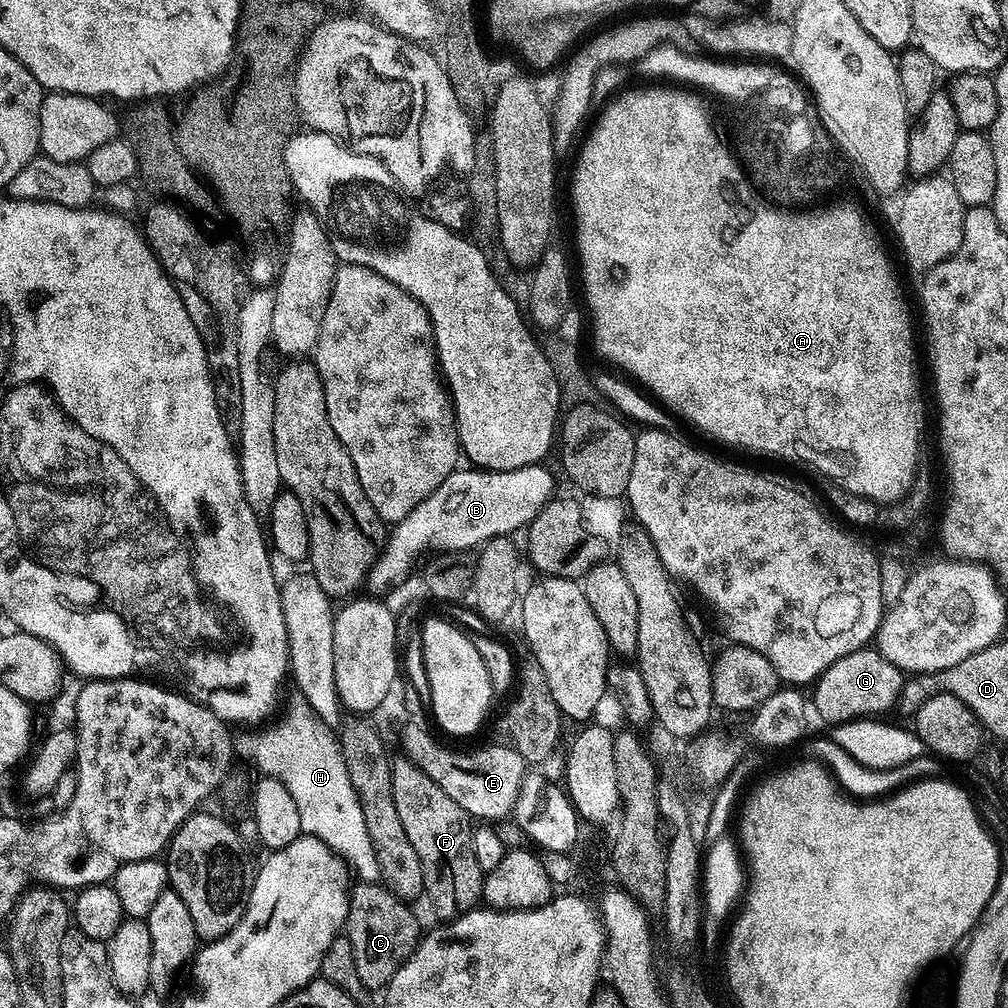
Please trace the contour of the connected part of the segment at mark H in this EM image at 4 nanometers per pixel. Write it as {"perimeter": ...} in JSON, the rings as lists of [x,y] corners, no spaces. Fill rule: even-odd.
{"perimeter":[[[304,708],[300,712],[290,713],[274,728],[267,728],[260,730],[265,732],[260,732],[257,736],[237,735],[234,740],[235,747],[245,748],[252,755],[253,762],[261,768],[259,771],[263,775],[278,778],[286,786],[286,790],[290,790],[290,796],[298,805],[298,822],[303,835],[326,842],[326,846],[330,846],[330,850],[335,852],[355,875],[356,872],[360,875],[357,877],[361,881],[379,881],[381,873],[378,854],[372,845],[370,832],[366,828],[366,818],[363,816],[359,796],[351,784],[337,733],[326,726],[325,722],[320,721],[314,713]]]}

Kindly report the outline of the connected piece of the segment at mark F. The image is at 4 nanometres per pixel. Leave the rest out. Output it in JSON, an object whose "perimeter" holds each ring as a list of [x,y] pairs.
{"perimeter":[[[406,756],[399,757],[391,761],[391,798],[393,798],[396,812],[398,812],[404,831],[406,831],[408,841],[411,842],[414,851],[420,858],[425,895],[427,898],[429,896],[435,907],[435,914],[440,916],[439,919],[453,919],[459,910],[474,908],[483,897],[485,873],[482,872],[474,857],[470,820],[467,813],[428,774]]]}

